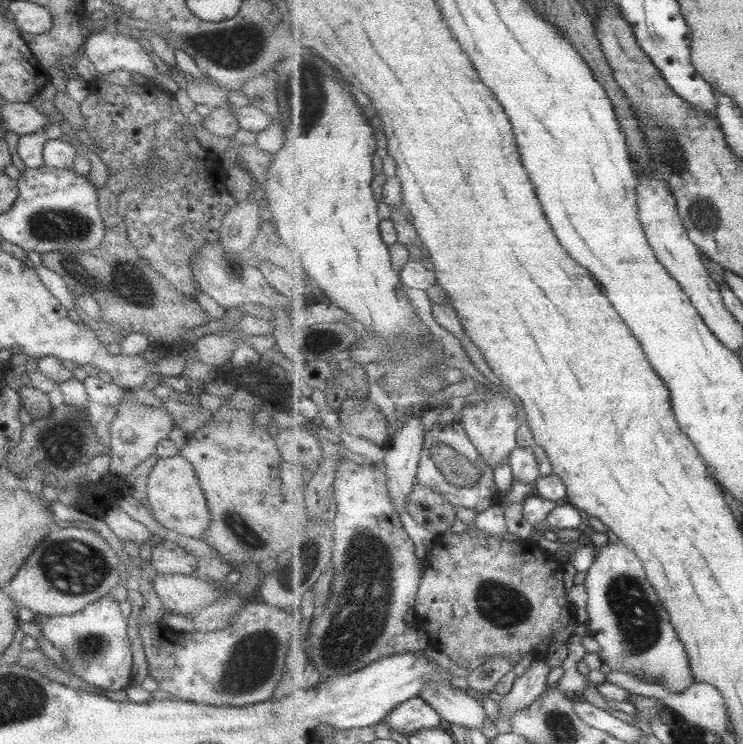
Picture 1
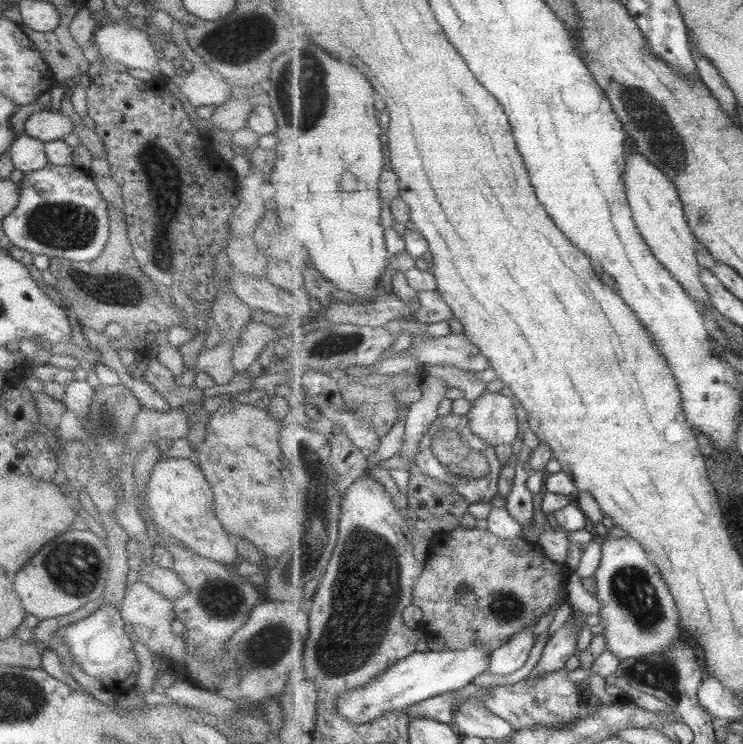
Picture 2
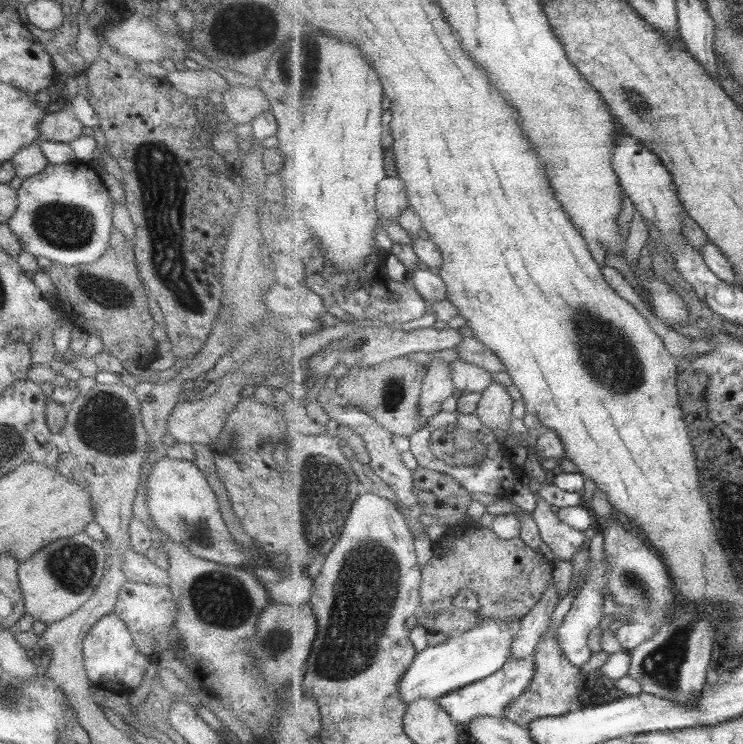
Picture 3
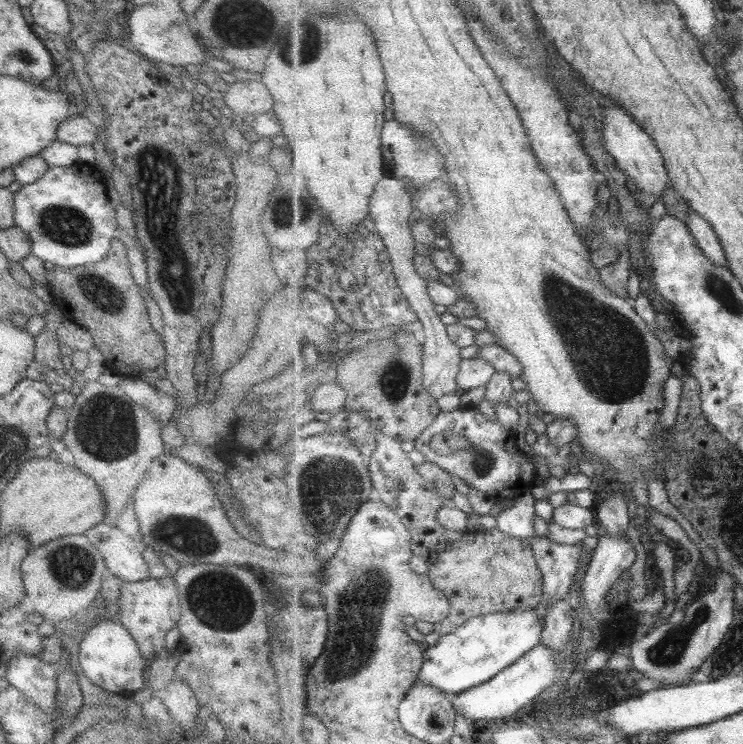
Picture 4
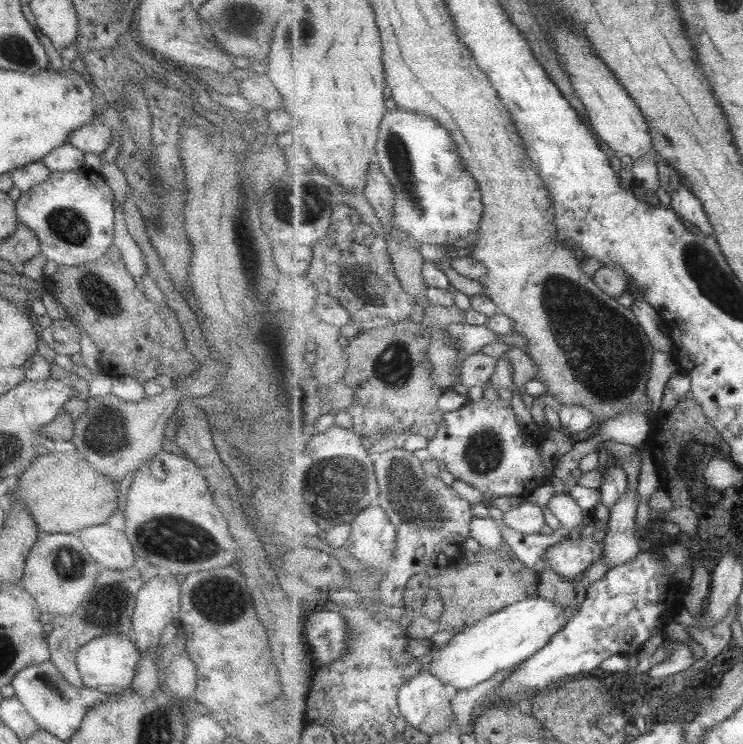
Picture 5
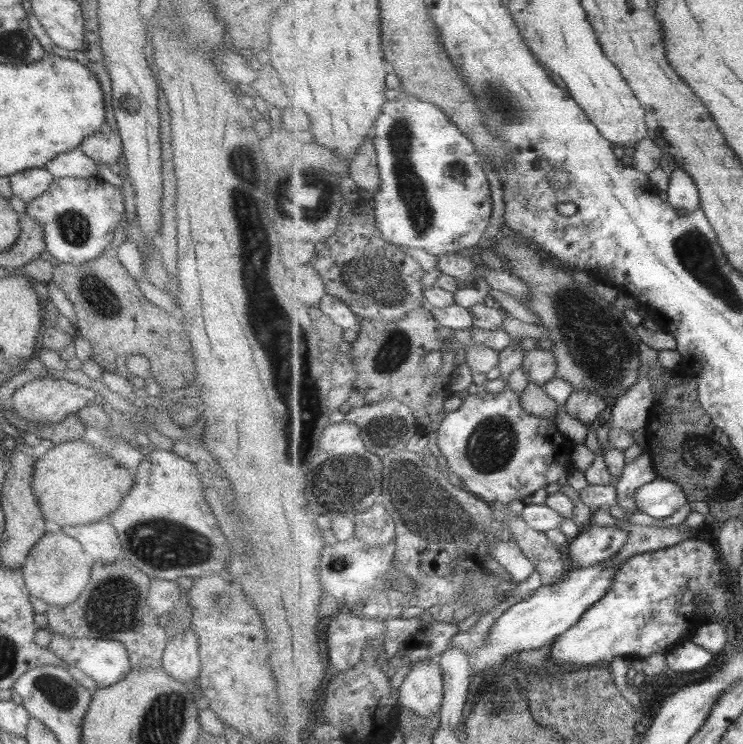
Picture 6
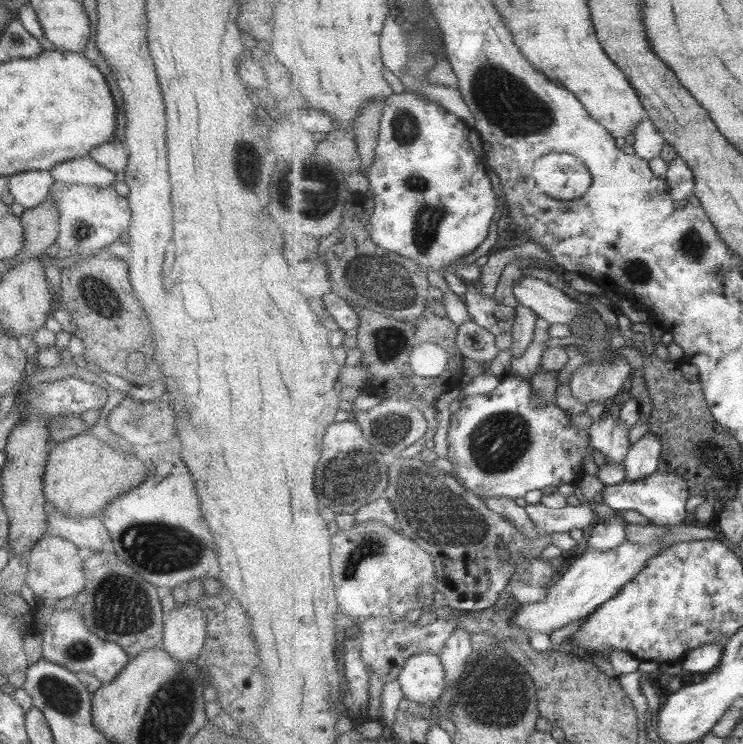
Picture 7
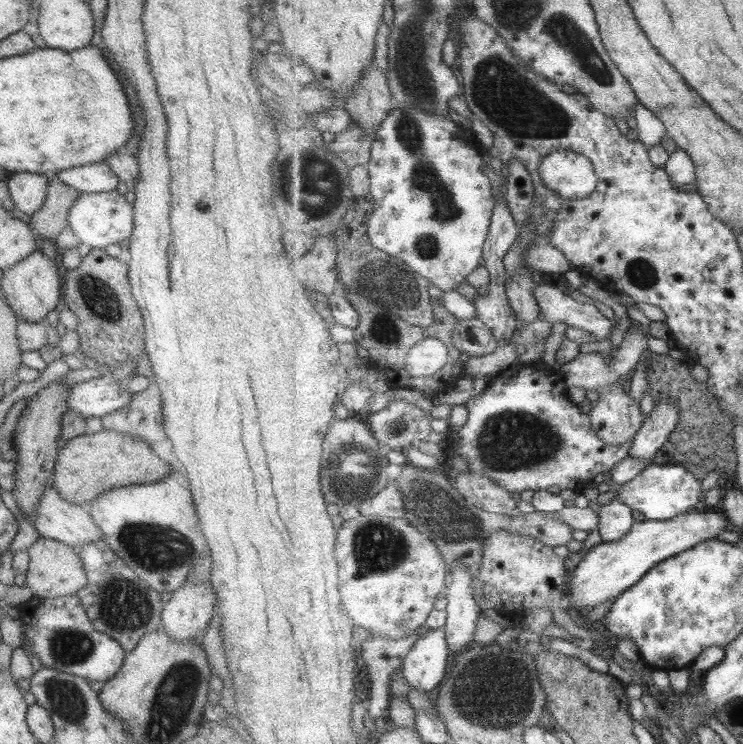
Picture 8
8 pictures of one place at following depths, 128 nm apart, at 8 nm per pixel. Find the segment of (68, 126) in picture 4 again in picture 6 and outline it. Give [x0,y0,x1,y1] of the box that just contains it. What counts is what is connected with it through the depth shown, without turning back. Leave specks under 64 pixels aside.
[78,132,123,166]

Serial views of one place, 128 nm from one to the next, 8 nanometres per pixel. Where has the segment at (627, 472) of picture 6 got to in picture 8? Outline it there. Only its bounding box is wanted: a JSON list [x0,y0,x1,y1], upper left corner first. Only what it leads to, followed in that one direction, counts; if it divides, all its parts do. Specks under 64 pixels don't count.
[630,398,679,465]

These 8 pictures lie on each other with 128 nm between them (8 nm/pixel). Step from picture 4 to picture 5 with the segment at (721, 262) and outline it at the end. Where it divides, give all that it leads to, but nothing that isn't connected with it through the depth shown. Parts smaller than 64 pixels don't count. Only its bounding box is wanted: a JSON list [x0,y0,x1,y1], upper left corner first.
[671,186,716,236]

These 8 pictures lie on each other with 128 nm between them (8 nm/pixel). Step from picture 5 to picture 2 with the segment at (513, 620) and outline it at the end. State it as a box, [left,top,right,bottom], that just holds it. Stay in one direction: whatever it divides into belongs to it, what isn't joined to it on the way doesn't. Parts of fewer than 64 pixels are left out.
[338,645,493,724]

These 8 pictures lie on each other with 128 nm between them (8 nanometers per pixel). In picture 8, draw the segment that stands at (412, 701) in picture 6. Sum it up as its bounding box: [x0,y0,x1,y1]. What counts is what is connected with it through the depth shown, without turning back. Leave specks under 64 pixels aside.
[401,629,450,697]

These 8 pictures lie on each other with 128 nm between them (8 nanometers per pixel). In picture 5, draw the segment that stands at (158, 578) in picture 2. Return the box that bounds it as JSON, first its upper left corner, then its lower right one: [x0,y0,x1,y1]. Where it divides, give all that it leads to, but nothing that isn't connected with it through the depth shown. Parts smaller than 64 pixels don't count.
[75,522,136,570]

